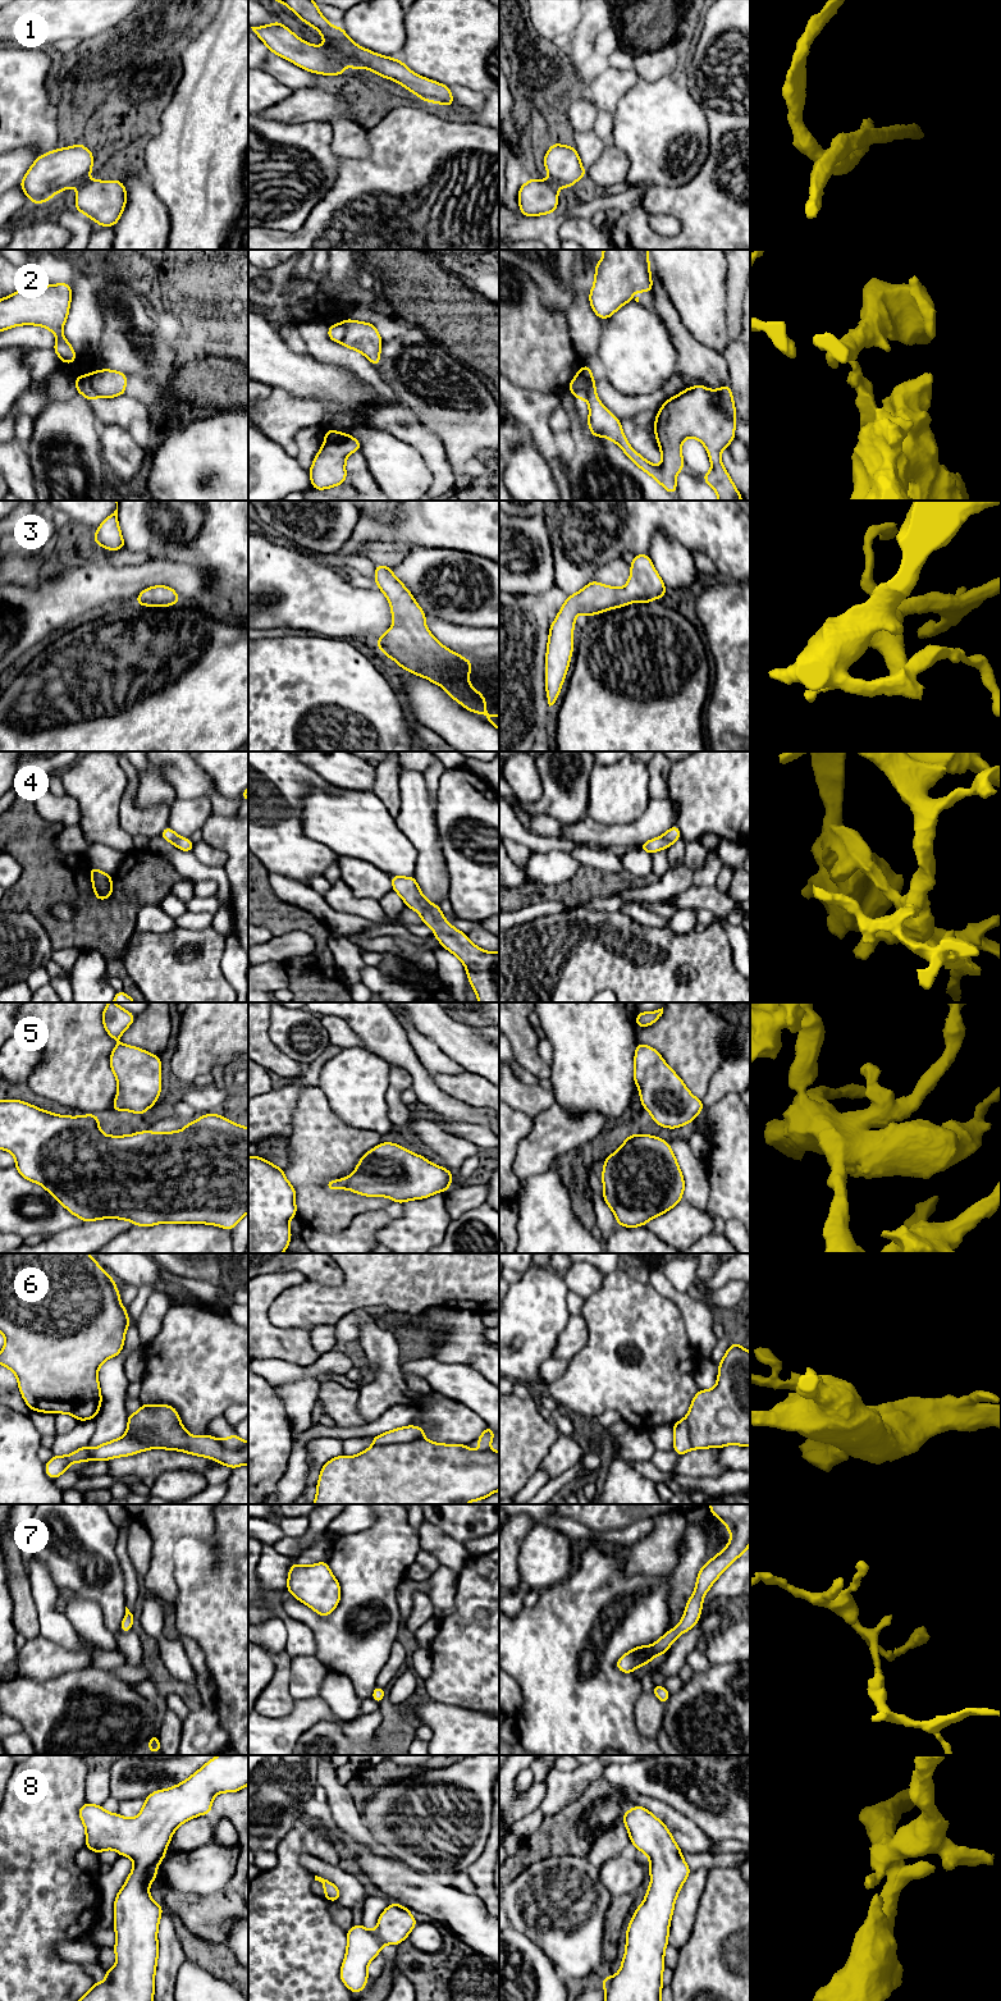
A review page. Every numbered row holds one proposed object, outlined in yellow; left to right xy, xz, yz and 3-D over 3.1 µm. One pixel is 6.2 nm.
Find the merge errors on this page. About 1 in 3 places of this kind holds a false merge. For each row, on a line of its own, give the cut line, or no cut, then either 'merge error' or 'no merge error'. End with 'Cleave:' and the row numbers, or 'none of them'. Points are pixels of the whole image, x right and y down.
1: cut none; no merge error
2: cut xy (91, 374), (91, 387), (100, 396); merge error
3: cut none; no merge error
4: cut none; no merge error
5: cut none; no merge error
6: cut xz (423, 1437), (405, 1443), (373, 1446); merge error
7: cut none; no merge error
8: cut none; no merge error
Cleave: 2, 6

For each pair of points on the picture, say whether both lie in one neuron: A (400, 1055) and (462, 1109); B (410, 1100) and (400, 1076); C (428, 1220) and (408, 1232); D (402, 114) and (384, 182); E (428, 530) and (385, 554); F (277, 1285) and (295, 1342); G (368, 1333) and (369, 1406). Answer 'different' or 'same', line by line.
A: same
B: different
C: same
D: same
E: different
F: same
G: same

